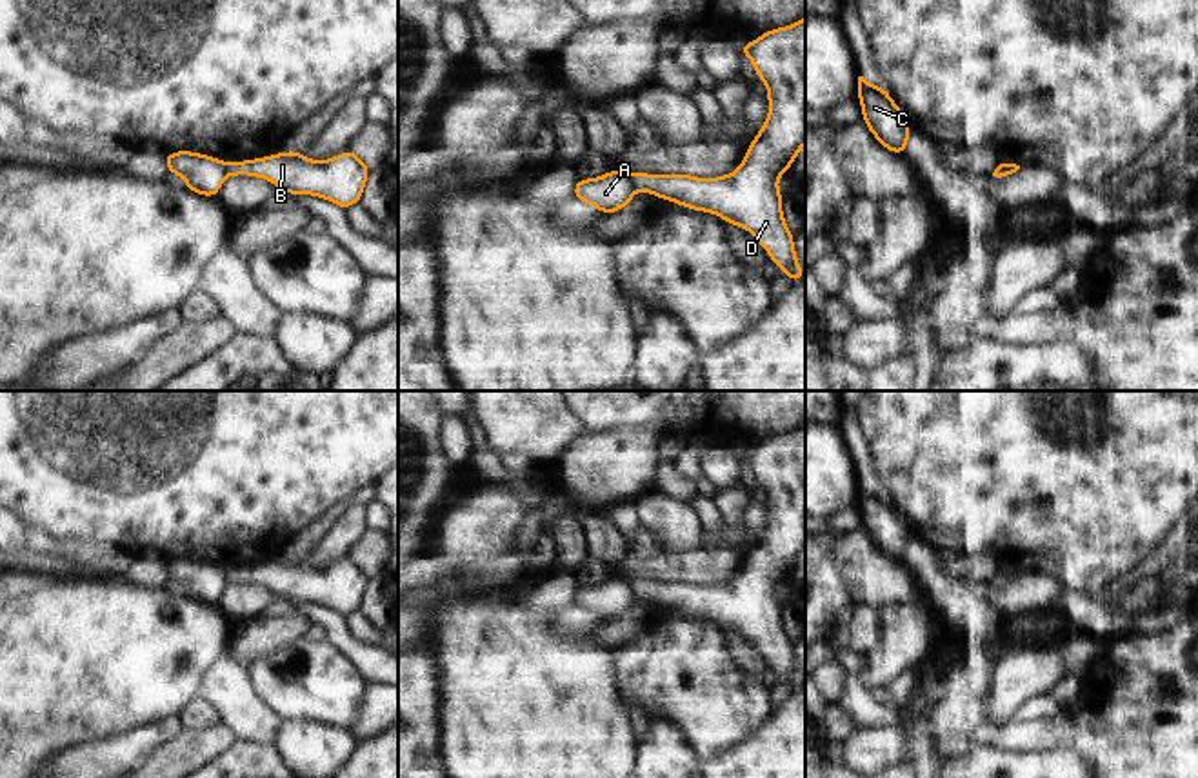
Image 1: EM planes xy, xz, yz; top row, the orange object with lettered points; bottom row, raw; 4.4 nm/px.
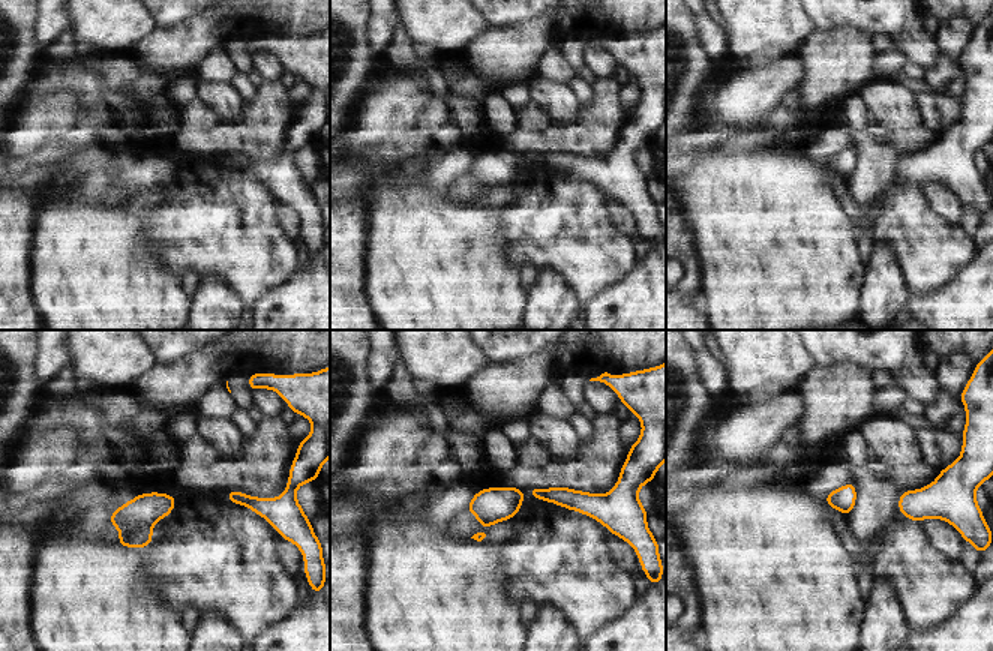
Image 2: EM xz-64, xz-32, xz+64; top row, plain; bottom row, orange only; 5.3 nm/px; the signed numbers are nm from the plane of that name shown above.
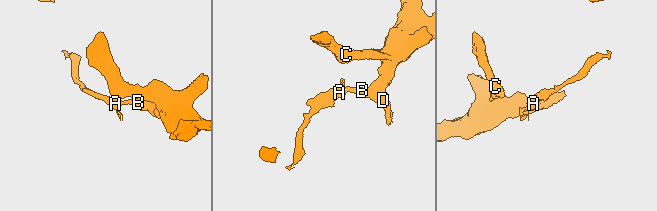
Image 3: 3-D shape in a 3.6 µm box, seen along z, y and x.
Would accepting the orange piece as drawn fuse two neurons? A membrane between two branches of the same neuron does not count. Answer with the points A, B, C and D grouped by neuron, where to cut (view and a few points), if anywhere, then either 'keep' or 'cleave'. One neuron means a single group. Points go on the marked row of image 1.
A / B C D | xz (629, 175), (637, 189) | cleave

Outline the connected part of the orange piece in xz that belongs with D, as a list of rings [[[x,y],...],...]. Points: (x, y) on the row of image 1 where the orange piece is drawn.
[[[805,15],[738,49],[769,89],[769,116],[740,167],[718,178],[647,173],[633,173],[631,178],[636,191],[714,213],[729,225],[747,229],[778,269],[798,284],[804,267],[796,262],[794,236],[782,214],[778,176],[789,171],[805,144]]]

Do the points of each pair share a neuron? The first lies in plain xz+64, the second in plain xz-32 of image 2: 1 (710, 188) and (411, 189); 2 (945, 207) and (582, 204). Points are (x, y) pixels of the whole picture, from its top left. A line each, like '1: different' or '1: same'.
1: same
2: different

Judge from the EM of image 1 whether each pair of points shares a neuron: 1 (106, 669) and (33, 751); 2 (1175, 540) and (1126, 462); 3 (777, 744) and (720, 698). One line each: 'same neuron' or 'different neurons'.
1: same neuron
2: different neurons
3: different neurons

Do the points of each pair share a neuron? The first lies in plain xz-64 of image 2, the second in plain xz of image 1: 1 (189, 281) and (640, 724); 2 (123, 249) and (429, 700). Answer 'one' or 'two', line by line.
1: one
2: two

